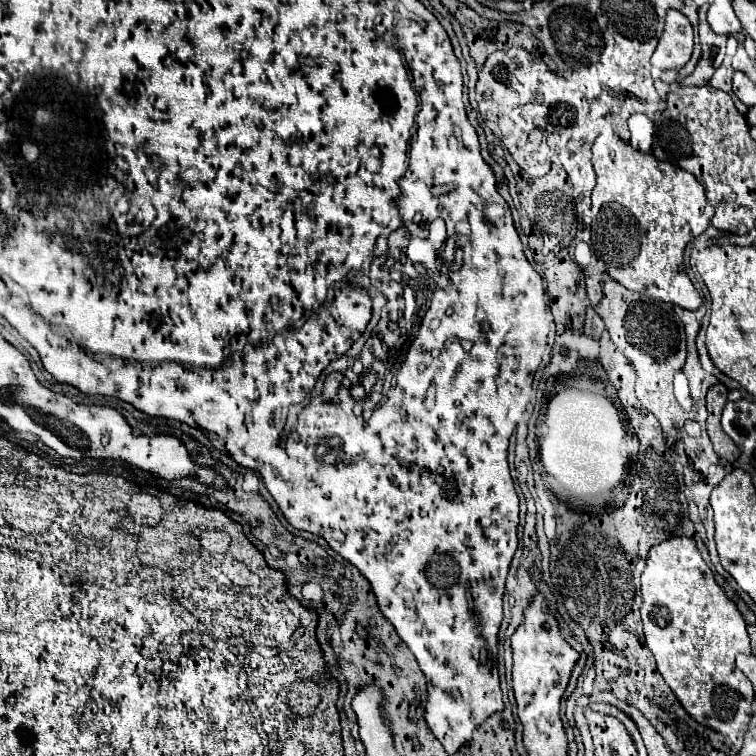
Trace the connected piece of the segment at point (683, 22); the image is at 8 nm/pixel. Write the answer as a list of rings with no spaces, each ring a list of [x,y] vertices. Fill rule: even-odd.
[[[668,11],[664,33],[652,55],[658,69],[682,69],[692,55],[692,27],[680,11]]]

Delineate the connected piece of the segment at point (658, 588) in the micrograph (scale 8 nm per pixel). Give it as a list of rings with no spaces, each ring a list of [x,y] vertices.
[[[672,537],[650,549],[642,571],[642,625],[646,645],[650,647],[656,667],[668,687],[674,691],[688,715],[704,727],[710,727],[726,737],[744,735],[752,719],[754,691],[750,681],[736,669],[736,655],[750,655],[750,639],[746,623],[736,605],[714,581],[712,569],[704,563],[696,541],[690,537]]]

